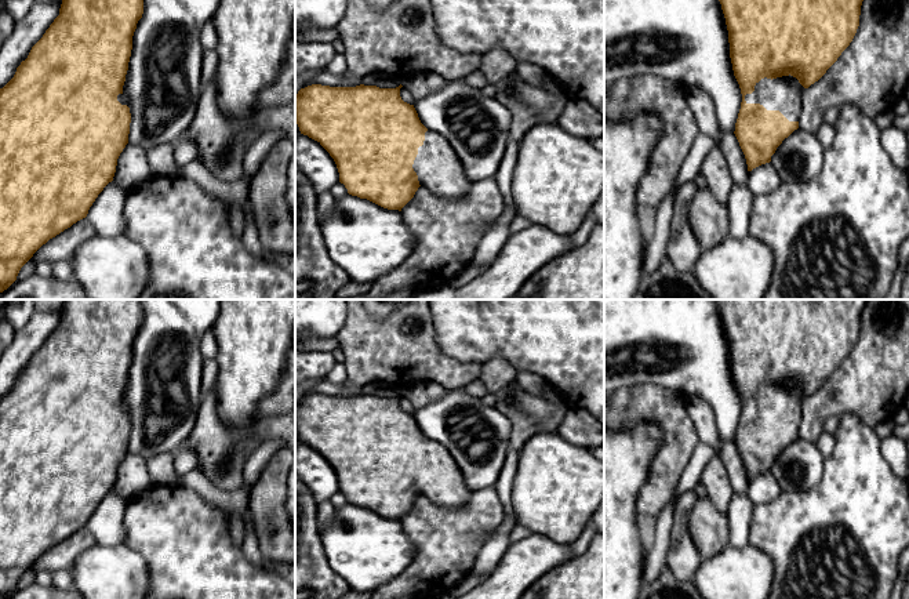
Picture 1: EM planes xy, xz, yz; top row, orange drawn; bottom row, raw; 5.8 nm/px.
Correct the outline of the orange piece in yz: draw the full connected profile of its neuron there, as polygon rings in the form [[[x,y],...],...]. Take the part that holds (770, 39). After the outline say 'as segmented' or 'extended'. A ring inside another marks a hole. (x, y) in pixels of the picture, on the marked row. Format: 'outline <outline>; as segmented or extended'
outline [[[719,0],[726,18],[730,58],[742,102],[735,137],[748,171],[770,163],[777,148],[799,128],[804,91],[818,81],[852,41],[863,0]]]; extended

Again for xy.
outline [[[62,0],[59,15],[17,68],[14,77],[0,88],[0,293],[17,280],[21,268],[43,244],[86,218],[98,195],[113,181],[117,159],[128,144],[131,113],[123,86],[132,50],[132,36],[142,14],[143,0]]]; extended

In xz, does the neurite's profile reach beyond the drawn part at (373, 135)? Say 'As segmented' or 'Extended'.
Extended

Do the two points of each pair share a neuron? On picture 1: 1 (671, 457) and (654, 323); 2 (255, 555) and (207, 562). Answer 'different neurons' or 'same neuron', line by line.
1: different neurons
2: different neurons

